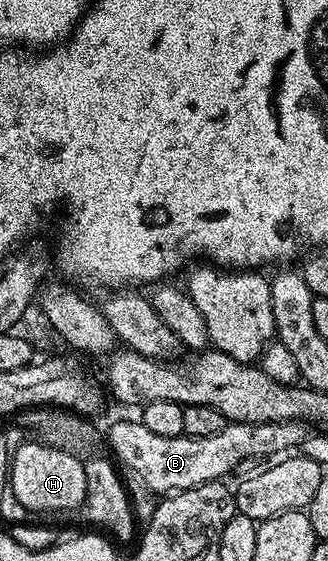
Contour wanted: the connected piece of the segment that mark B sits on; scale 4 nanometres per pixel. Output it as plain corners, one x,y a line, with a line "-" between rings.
132,418
120,419
109,429
108,443
112,446
111,454
121,464
124,462
140,478
137,480
143,486
157,497
167,497
203,483
223,480
228,477
224,475
231,476
236,467
247,459
267,460
268,455
280,457
295,452
309,434
309,424
295,419
273,423
228,423
222,433
214,433
210,437
190,437
185,434
158,437
158,433
150,433
146,425

